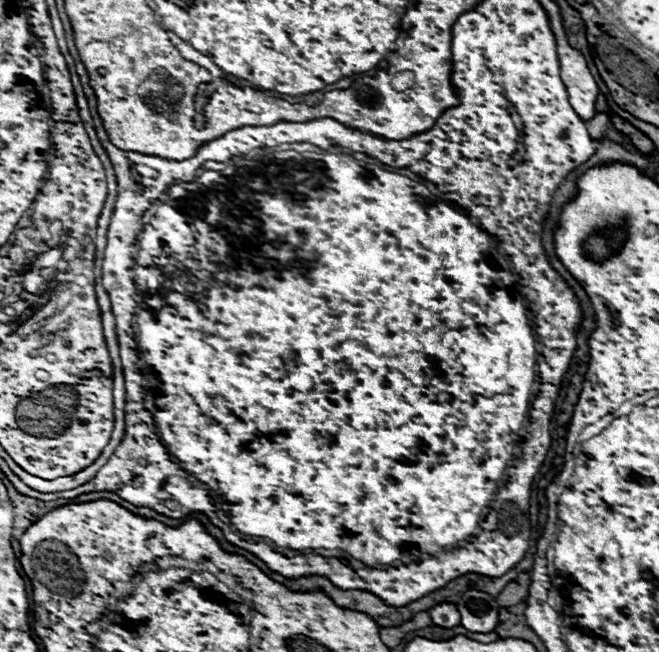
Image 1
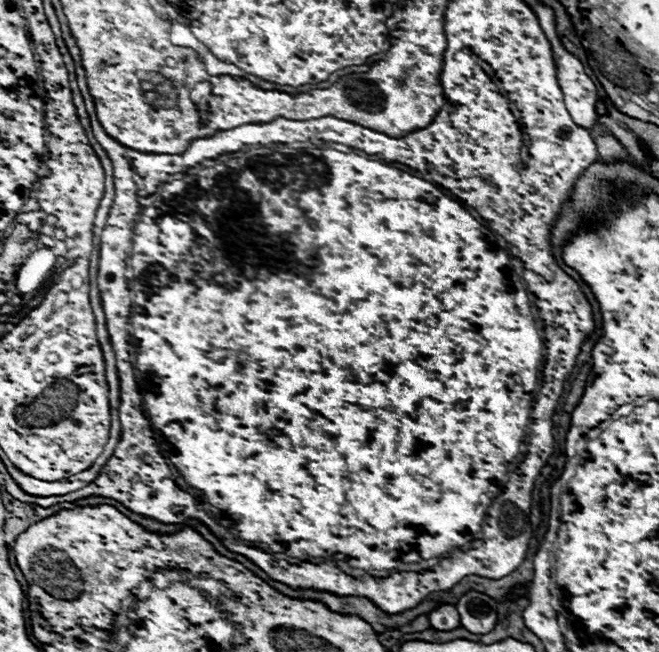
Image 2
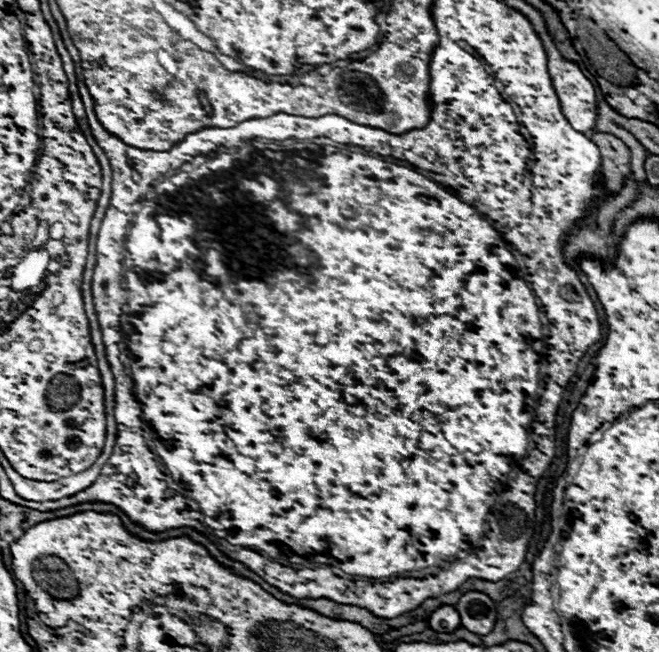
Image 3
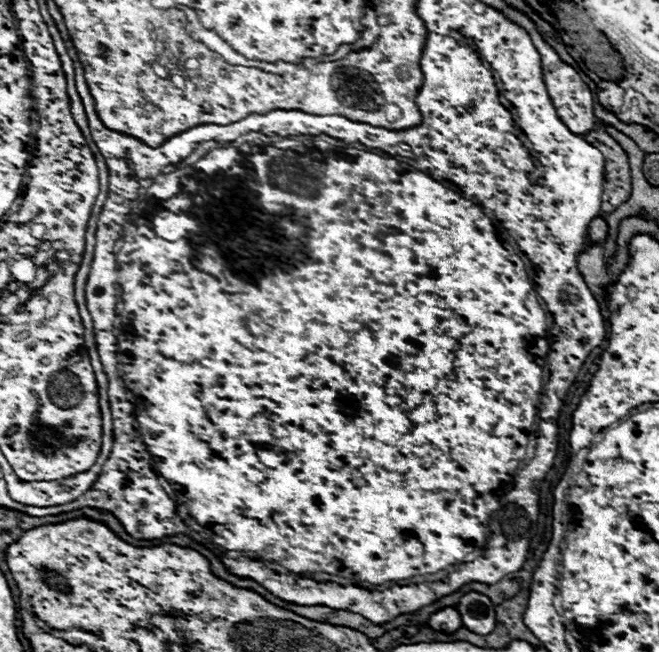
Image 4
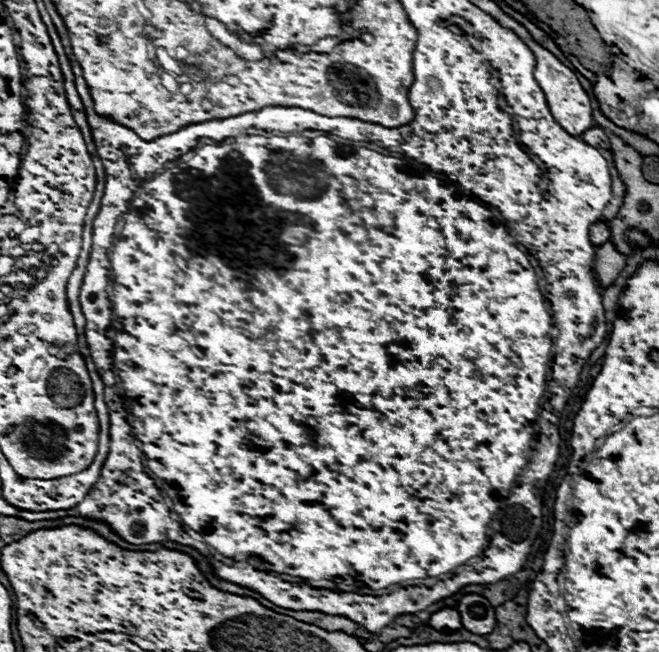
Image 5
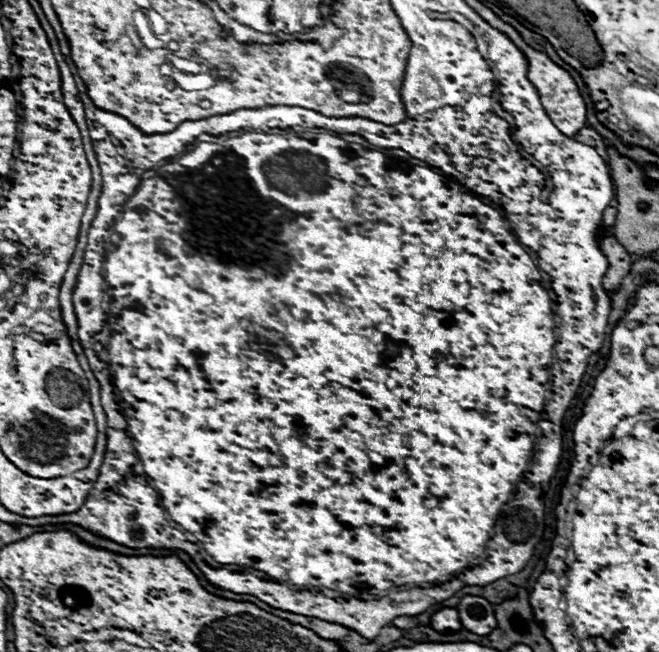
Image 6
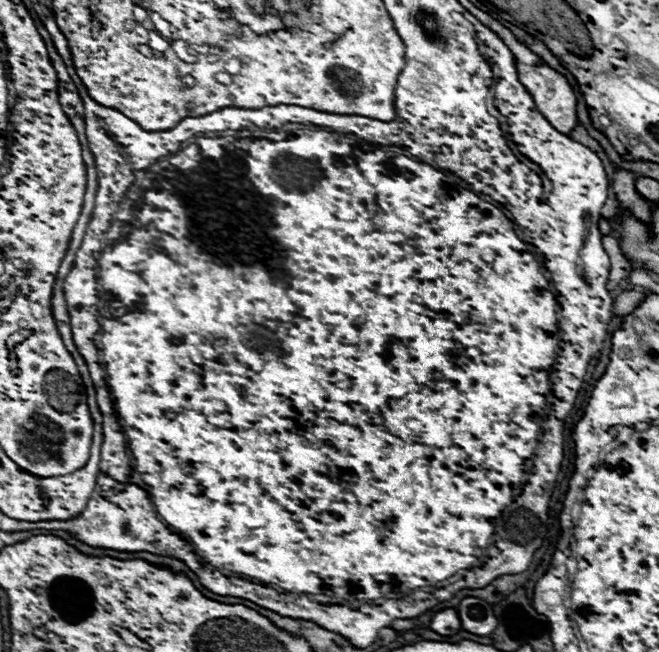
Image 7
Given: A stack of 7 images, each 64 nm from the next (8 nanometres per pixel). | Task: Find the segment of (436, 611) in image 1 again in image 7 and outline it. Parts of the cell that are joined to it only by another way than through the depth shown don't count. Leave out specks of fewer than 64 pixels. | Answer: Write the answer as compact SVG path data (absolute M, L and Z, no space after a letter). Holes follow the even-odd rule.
M452 608L438 612L438 614L432 618L430 628L432 628L434 632L442 634L442 636L452 636L452 634L456 634L458 630L462 630L460 618L458 618L456 610L452 610Z

